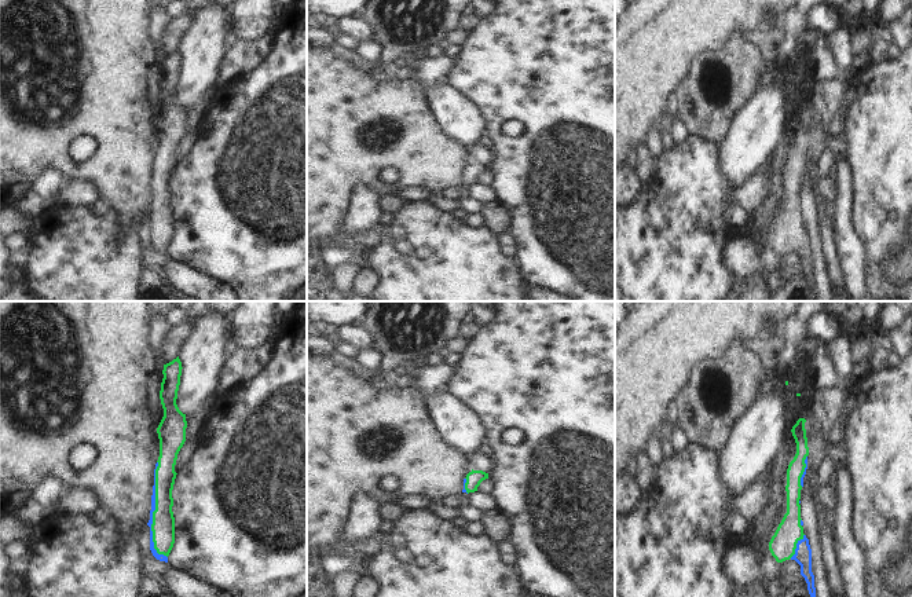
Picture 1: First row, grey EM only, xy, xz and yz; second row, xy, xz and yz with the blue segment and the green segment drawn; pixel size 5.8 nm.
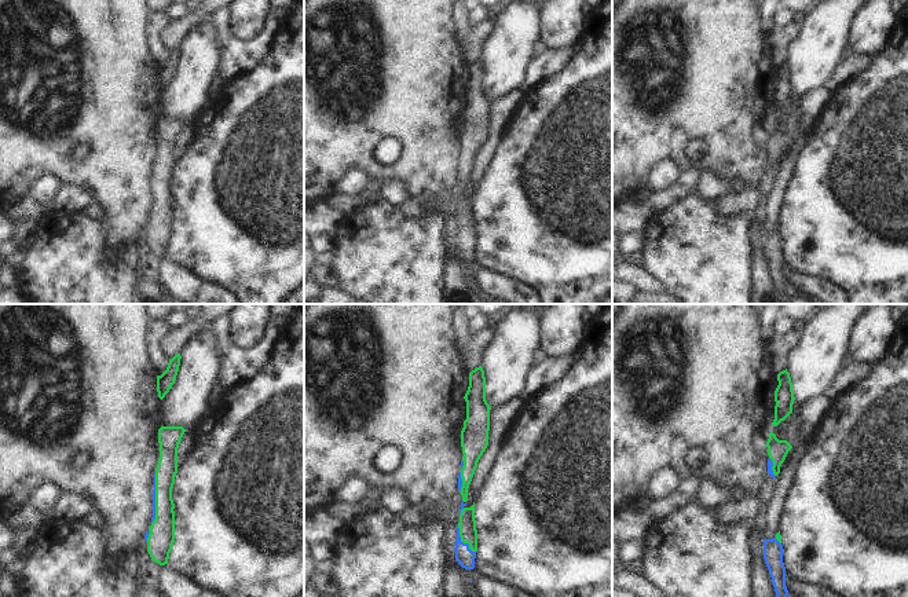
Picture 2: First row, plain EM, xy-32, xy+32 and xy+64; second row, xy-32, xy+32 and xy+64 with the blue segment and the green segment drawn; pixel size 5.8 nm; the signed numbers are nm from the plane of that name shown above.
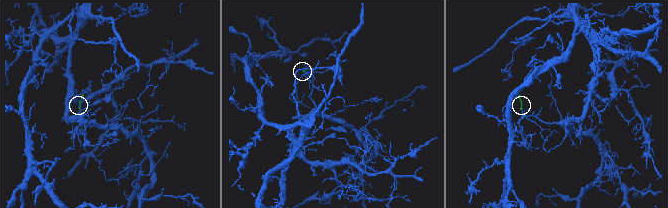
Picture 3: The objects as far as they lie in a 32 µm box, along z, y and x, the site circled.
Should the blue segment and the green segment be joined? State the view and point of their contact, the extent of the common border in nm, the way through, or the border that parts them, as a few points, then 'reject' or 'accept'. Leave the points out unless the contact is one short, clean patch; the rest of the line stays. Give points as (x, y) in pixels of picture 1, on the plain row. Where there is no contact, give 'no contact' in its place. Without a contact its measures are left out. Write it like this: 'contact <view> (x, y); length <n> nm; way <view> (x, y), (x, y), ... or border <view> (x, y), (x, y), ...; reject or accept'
contact xy (153, 202); length 550 nm; accept

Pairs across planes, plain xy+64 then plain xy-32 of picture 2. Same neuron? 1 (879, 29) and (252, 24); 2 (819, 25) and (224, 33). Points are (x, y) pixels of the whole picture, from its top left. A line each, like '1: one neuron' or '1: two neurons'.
1: one neuron
2: two neurons

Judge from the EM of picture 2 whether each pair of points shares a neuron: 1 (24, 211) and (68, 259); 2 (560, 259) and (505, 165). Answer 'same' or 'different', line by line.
1: different
2: same

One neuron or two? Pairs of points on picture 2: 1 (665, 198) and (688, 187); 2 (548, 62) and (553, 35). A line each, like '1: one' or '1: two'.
1: one
2: two

